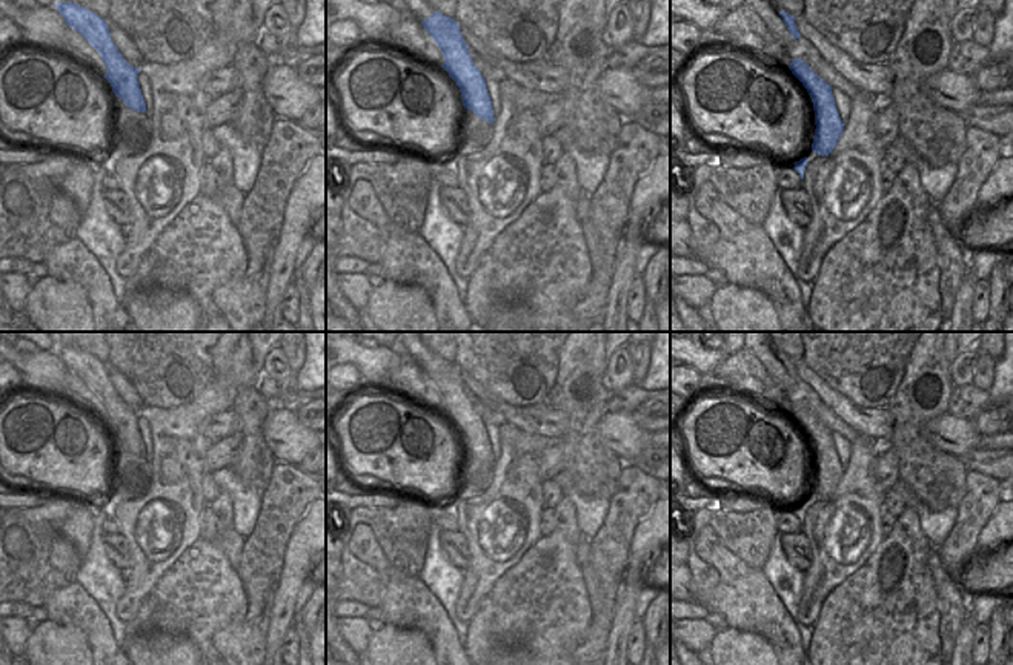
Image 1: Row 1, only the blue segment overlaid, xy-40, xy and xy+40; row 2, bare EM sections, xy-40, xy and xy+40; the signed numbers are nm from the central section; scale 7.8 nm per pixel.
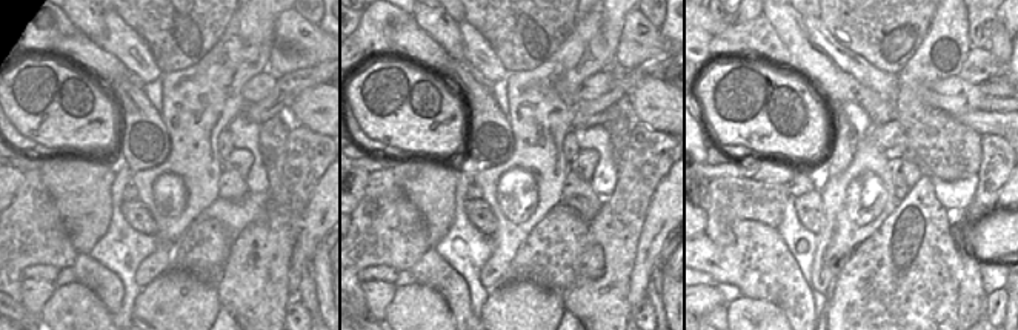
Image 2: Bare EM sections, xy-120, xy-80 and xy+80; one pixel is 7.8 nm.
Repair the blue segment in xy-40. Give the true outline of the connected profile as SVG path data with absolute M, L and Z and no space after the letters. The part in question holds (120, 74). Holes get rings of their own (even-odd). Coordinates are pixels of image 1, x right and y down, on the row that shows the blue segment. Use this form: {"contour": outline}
{"contour": "M57 2L55 8L66 25L81 34L100 54L108 69L103 77L111 83L115 97L120 97L128 108L144 112L146 103L137 81L140 69L131 66L112 43L106 20L74 2Z"}

